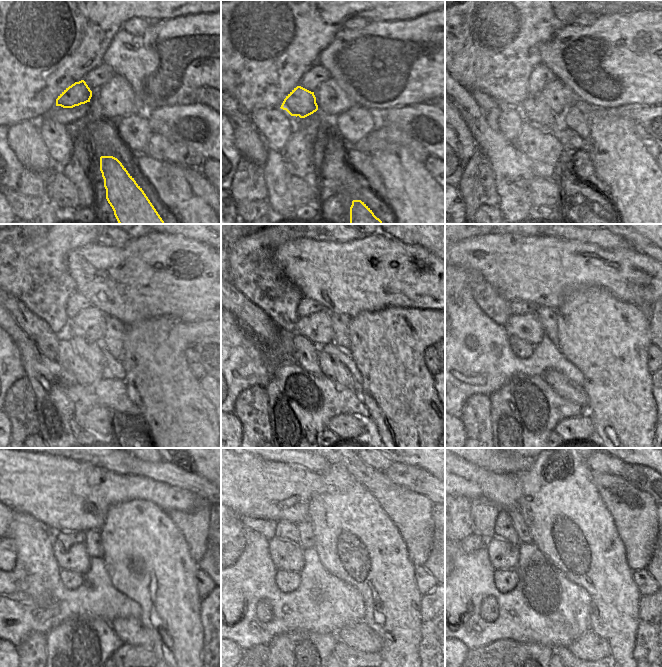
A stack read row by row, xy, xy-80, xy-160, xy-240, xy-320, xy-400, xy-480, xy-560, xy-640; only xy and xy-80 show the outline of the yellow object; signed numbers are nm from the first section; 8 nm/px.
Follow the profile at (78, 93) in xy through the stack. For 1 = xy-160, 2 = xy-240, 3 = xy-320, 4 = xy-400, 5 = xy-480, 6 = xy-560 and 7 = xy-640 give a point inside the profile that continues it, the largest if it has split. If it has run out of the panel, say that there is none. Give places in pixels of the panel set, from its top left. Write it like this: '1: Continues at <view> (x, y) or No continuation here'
1: Continues at xy-160 (534, 108)
2: Continues at xy-240 (94, 353)
3: Continues at xy-320 (331, 367)
4: Continues at xy-400 (563, 386)
5: Continues at xy-480 (130, 630)
6: Continues at xy-560 (358, 635)
7: Continues at xy-640 (589, 646)

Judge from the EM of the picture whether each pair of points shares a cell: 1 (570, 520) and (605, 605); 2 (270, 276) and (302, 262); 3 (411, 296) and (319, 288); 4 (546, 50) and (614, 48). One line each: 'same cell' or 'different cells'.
1: same cell
2: different cells
3: same cell
4: same cell

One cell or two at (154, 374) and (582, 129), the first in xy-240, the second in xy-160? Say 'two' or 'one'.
two

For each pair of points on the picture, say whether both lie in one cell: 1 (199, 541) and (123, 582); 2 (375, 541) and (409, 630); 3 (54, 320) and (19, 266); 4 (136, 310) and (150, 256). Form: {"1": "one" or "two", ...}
{"1": "two", "2": "one", "3": "one", "4": "one"}

